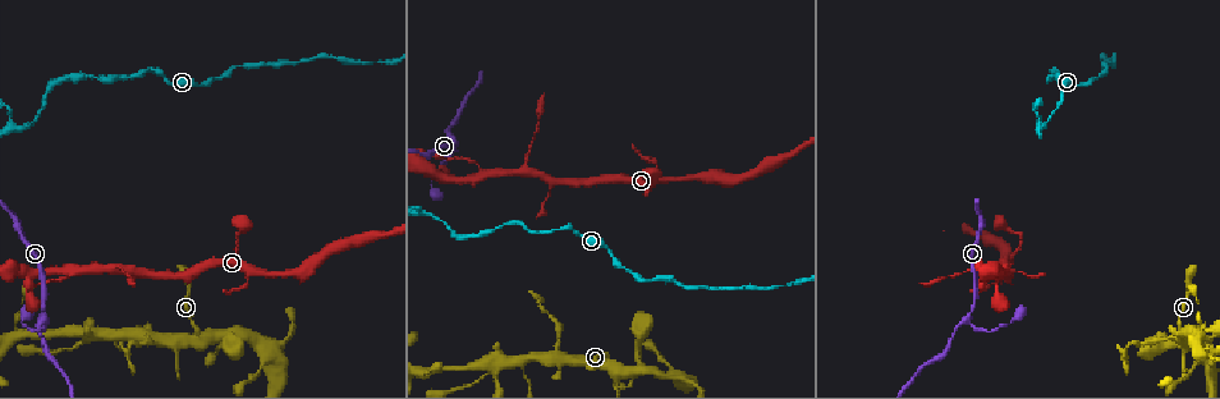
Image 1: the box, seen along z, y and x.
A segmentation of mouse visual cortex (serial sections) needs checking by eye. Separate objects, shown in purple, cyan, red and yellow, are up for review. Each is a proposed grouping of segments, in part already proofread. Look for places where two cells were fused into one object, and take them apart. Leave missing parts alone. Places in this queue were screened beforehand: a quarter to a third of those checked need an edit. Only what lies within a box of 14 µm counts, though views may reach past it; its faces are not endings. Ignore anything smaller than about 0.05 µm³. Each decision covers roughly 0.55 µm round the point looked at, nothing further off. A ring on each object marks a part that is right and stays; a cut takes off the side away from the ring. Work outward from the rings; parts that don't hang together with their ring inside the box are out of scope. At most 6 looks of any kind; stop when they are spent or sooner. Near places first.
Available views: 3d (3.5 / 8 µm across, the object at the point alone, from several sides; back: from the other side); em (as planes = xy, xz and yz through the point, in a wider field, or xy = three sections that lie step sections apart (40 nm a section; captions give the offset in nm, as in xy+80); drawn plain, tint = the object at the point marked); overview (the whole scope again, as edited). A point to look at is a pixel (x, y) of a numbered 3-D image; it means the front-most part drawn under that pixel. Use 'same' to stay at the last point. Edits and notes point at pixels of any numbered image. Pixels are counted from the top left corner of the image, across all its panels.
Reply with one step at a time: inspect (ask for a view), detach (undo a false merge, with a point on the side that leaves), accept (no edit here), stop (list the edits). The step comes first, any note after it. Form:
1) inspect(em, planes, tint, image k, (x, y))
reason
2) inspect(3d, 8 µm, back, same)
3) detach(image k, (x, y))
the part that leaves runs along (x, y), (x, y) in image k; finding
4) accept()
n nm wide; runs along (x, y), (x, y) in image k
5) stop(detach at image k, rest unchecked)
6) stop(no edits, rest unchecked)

inspect(3d, 3.5 µm, image 1, (559, 358))
side arm on a straight run

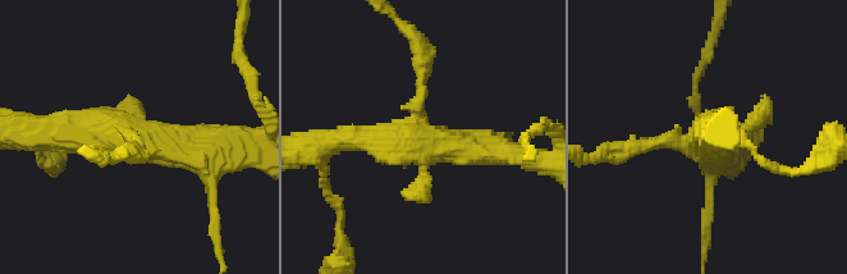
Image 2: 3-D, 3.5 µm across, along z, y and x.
inspect(em, xy, step 2, tint, image 2, (420, 138))

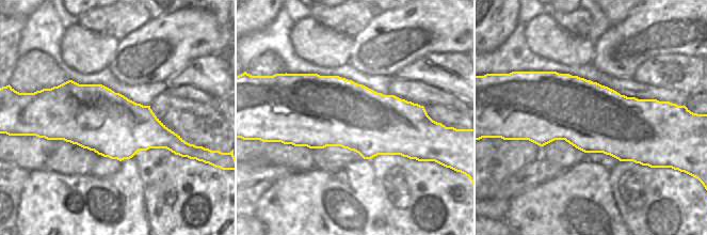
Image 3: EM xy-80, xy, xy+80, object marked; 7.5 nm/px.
detach(image 2, (616, 153))
a second cell is stuck on

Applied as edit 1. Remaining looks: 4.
inspect(3d, 8 µm, image 1, (79, 335))
looks like a crossing

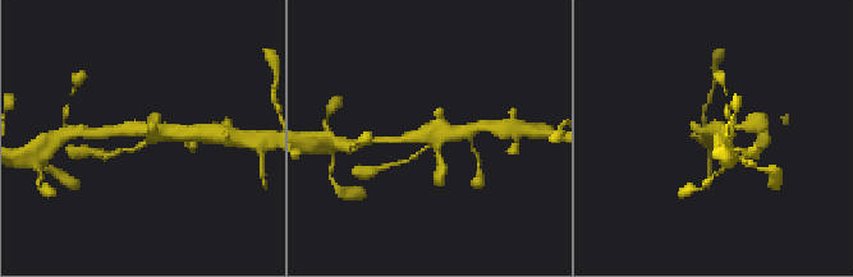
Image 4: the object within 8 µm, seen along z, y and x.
inspect(3d, 3.5 µm, image 4, (433, 136))

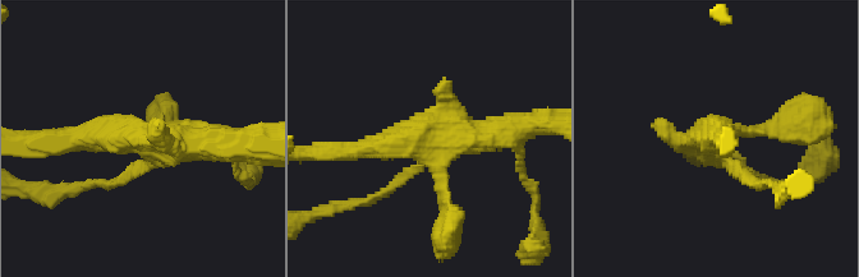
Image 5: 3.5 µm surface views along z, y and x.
inspect(em, xy, step 3, tint, image 5, (437, 144))
shape alone is not enough

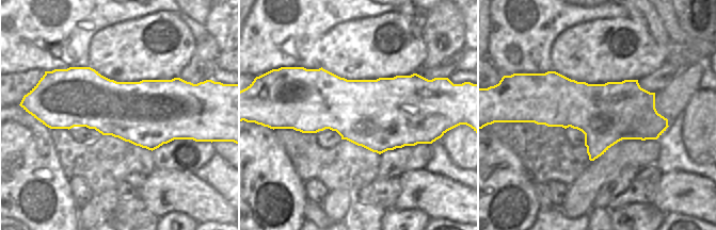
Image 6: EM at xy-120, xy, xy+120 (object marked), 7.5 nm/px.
accept()
runs along (523, 127), (350, 149) in image 5; all the same cell

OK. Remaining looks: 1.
inspect(3d, 3.5 µm, back, image 1, (117, 268))
abrupt turn

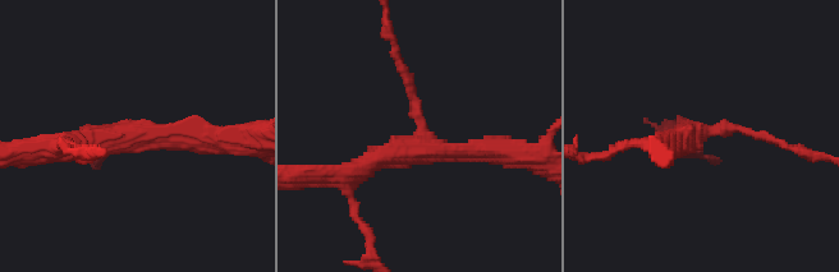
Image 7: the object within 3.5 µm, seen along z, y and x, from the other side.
accept()
runs along (343, 176), (406, 151), (512, 153) in image 7; all the same cell

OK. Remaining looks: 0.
stop(detach at image 2, rest unchecked)

